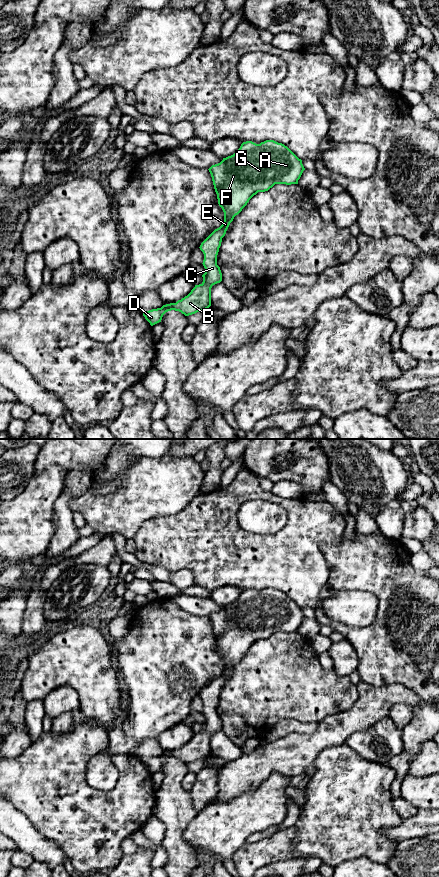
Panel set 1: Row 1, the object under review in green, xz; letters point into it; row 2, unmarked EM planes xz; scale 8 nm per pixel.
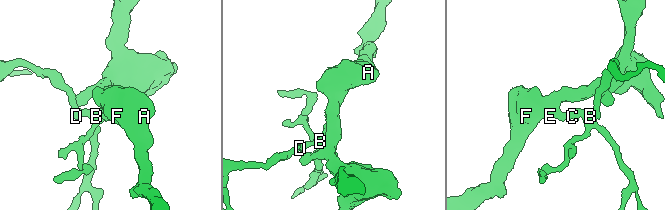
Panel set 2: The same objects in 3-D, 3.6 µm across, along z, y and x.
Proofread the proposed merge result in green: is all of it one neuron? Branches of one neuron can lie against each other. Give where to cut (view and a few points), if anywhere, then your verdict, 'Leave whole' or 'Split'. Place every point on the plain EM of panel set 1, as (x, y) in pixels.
No split. Leave whole

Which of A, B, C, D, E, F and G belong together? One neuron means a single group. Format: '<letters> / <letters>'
A B C D E F G

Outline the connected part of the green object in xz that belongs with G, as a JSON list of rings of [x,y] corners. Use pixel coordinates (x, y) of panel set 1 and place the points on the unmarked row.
[[[266,588],[260,592],[243,590],[236,601],[223,606],[208,618],[218,652],[224,660],[224,669],[199,695],[204,702],[203,730],[195,733],[187,744],[176,751],[143,761],[151,774],[161,770],[168,759],[175,758],[189,764],[211,754],[211,736],[222,729],[217,703],[222,686],[234,665],[258,640],[268,639],[275,632],[298,632],[305,616],[302,608],[287,594],[274,588]]]

